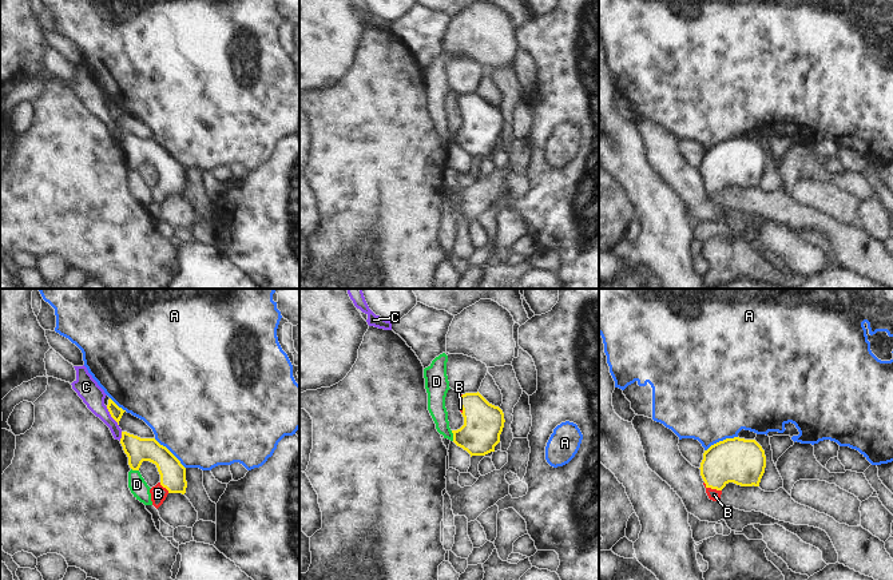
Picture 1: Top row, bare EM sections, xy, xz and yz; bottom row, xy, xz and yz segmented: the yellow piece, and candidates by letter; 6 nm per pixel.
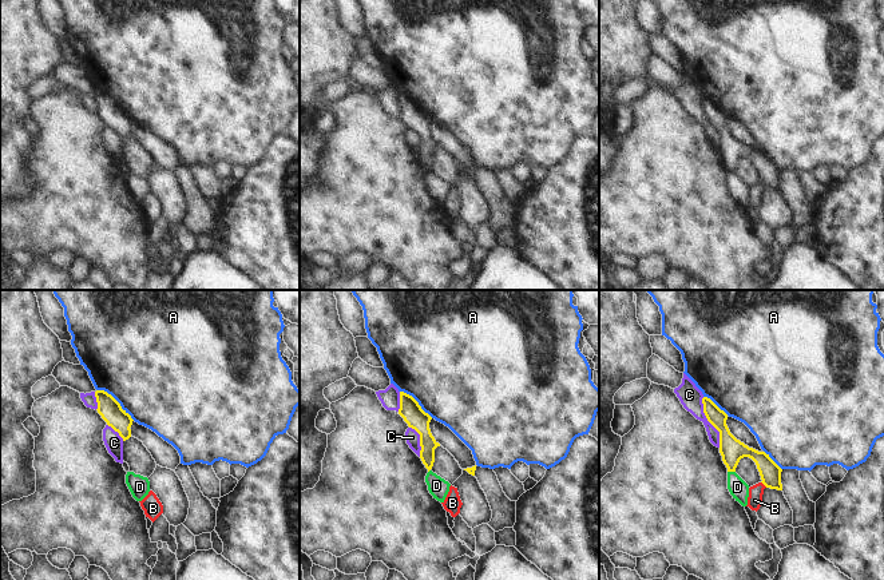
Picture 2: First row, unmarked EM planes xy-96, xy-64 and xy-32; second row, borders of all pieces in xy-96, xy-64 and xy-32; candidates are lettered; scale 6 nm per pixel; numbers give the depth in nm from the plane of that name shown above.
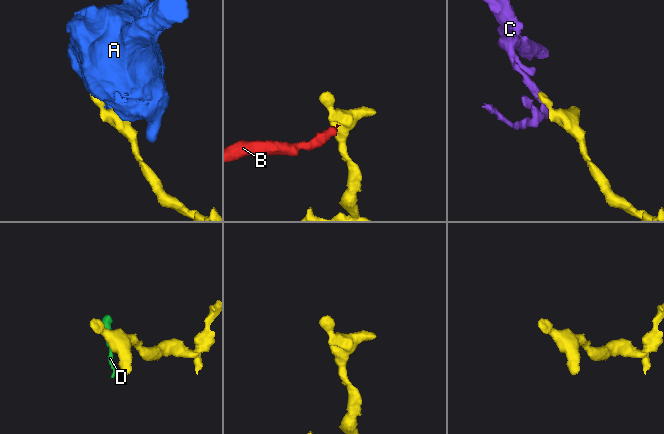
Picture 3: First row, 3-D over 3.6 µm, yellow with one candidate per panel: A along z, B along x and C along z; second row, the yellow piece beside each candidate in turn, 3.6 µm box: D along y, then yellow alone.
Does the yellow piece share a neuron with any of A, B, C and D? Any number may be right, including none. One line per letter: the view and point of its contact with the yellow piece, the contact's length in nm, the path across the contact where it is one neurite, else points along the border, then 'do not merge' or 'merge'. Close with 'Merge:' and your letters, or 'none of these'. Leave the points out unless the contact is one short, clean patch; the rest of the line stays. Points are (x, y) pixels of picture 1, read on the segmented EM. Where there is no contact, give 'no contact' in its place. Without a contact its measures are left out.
A: yz (721, 441) | 220 nm | do not merge
B: yz (713, 488) | 120 nm | across yz (735, 460), (714, 481), (713, 488), (714, 495) | merge
C: xy (111, 416) | 140 nm | along xy (106, 406), (118, 425) | do not merge
D: xz (453, 436) | 70 nm | along xz (451, 430), (453, 440) | do not merge
Merge: B

